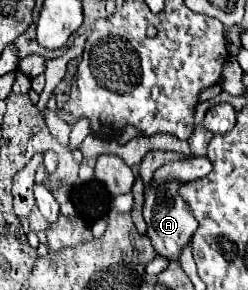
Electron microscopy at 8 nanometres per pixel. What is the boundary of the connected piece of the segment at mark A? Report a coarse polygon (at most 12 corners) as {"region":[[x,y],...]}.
{"region":[[179,182],[145,188],[143,218],[159,256],[179,260],[197,230]]}

